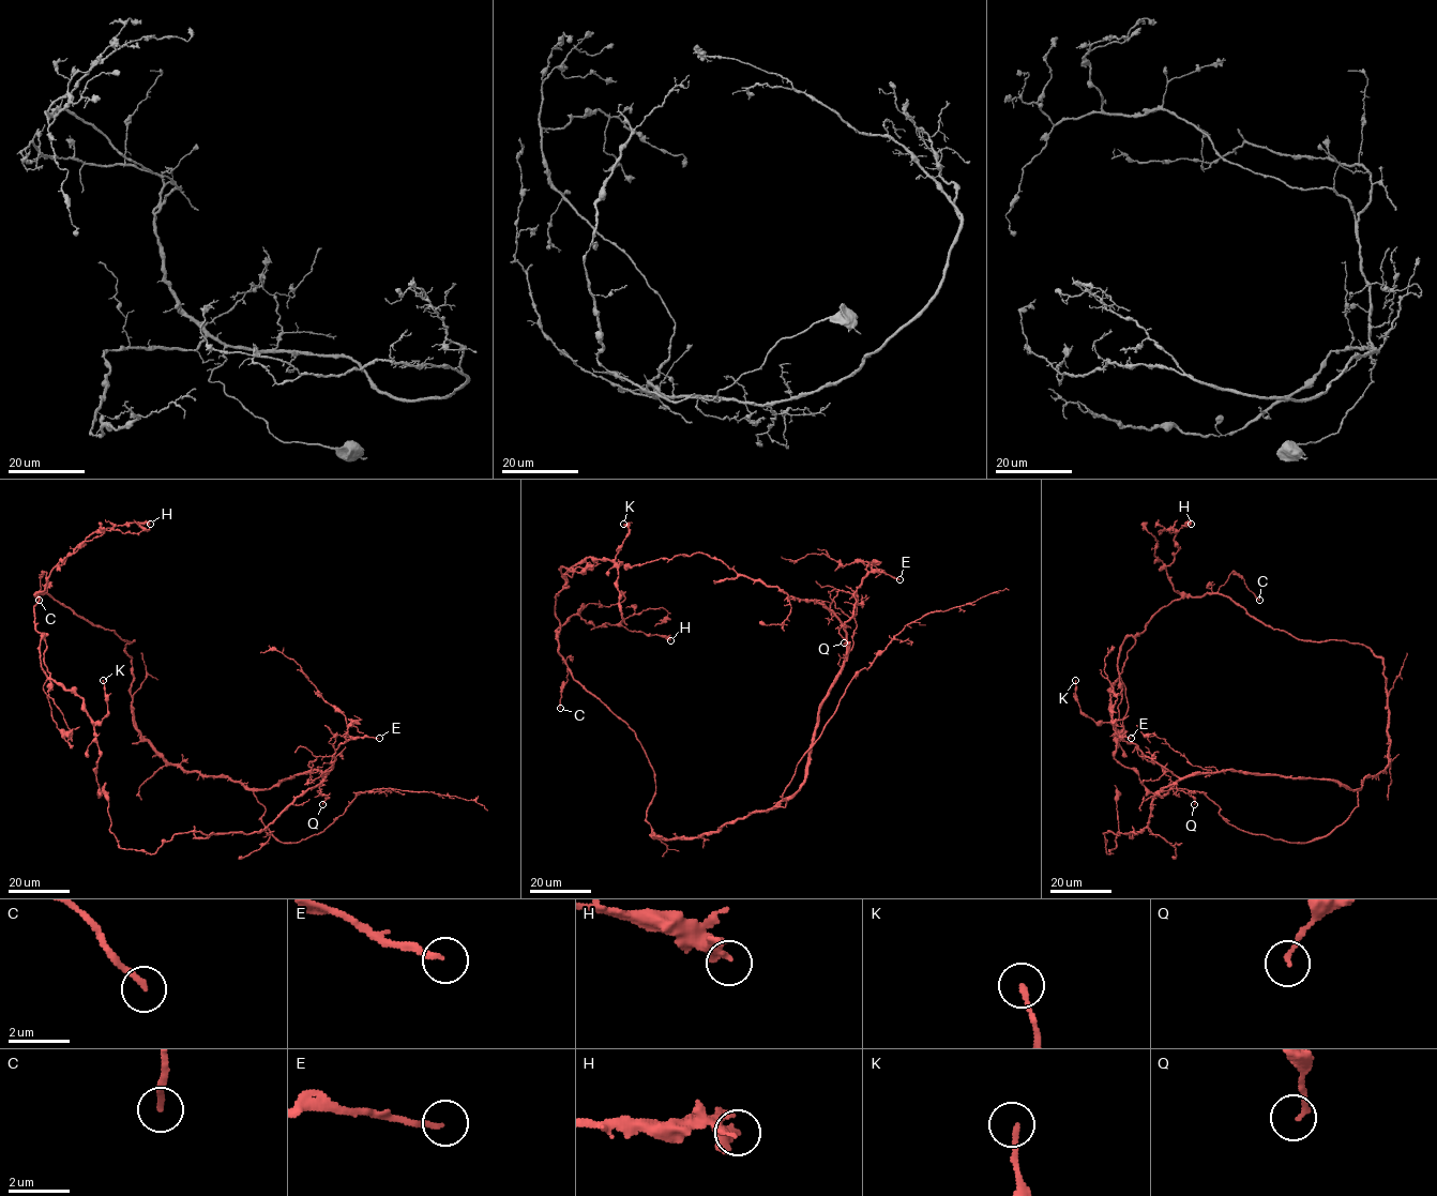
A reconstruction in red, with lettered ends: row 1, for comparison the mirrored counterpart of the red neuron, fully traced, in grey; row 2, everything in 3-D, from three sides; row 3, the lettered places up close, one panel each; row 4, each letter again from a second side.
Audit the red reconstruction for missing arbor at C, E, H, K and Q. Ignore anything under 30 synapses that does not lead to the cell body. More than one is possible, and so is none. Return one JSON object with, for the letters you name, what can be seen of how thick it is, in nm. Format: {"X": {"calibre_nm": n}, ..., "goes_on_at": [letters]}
{"goes_on_at": []}

